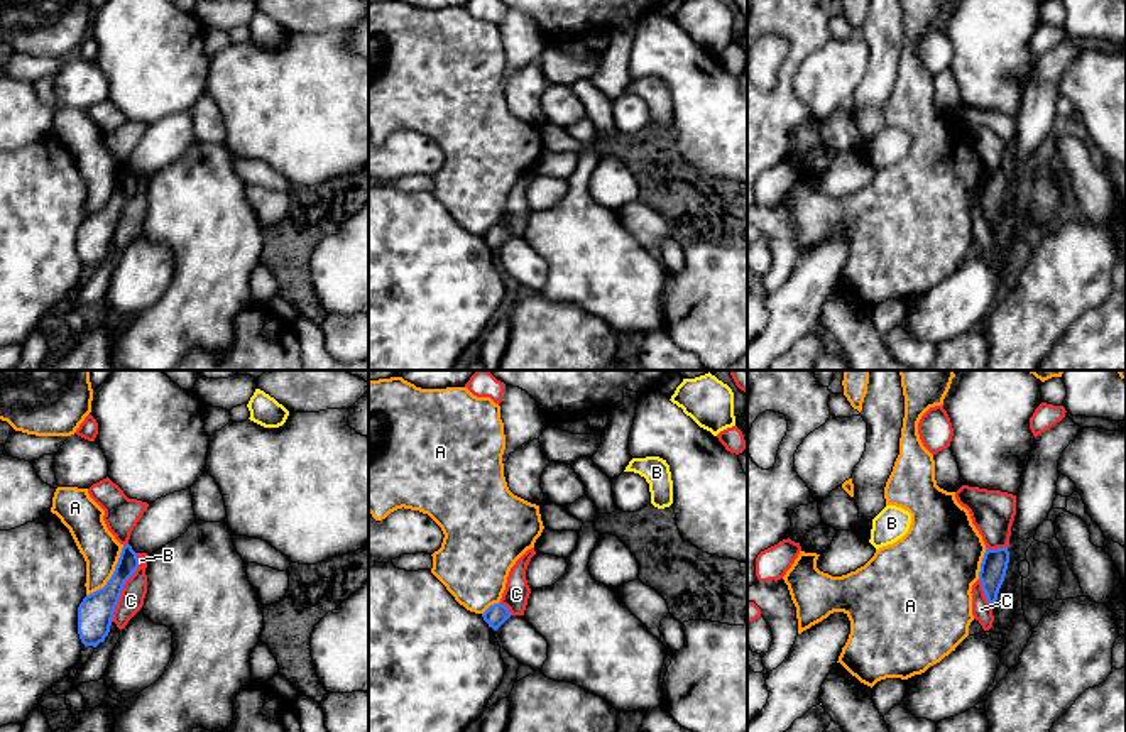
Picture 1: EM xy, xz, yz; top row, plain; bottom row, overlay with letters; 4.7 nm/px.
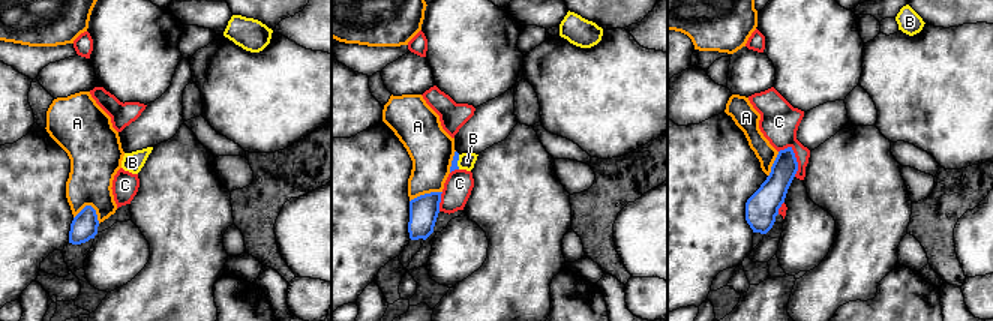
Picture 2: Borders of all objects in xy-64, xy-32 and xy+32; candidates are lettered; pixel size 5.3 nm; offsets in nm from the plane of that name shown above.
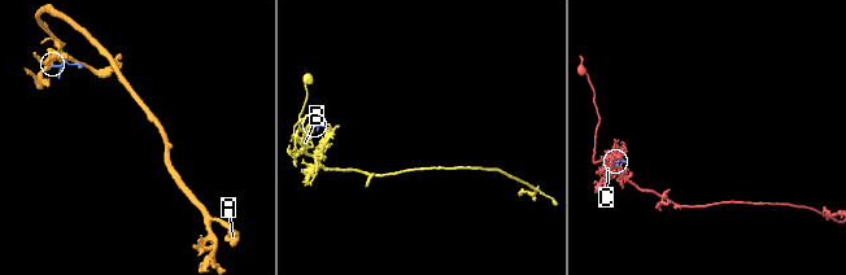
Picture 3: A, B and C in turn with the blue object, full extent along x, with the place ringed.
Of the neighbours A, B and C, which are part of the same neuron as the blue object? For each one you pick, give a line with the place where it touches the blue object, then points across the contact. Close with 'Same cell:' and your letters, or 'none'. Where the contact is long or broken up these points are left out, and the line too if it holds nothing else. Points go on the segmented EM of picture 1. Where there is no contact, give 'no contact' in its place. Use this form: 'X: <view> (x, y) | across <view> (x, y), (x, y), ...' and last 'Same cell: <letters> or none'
Same cell: none

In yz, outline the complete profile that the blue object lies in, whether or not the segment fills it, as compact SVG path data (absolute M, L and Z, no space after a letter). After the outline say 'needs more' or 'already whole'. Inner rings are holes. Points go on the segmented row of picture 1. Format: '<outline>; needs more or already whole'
M986 548L981 563L979 580L982 583L982 590L991 609L998 600L999 588L1006 576L1008 563L1009 563L1008 548L998 548L998 549Z; already whole

